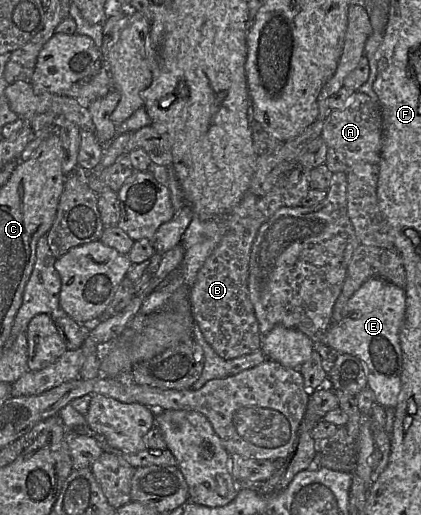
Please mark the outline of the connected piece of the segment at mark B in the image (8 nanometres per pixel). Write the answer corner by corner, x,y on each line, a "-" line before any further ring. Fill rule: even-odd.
283,176
265,195
259,197
253,211
228,231
205,260
189,292
191,313
204,339
223,359
230,360
261,349
261,333
249,297
249,261
253,242
263,223
285,206

